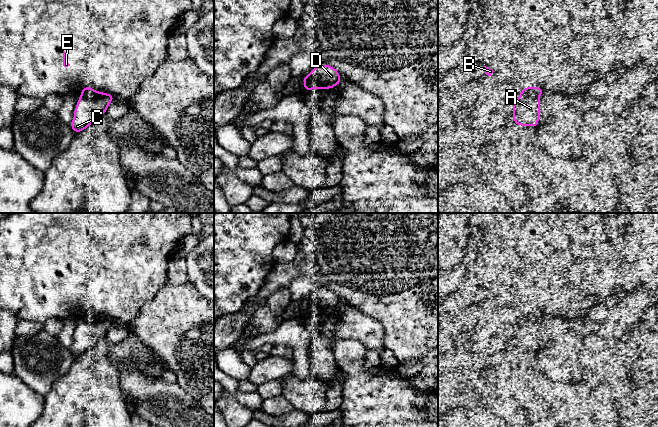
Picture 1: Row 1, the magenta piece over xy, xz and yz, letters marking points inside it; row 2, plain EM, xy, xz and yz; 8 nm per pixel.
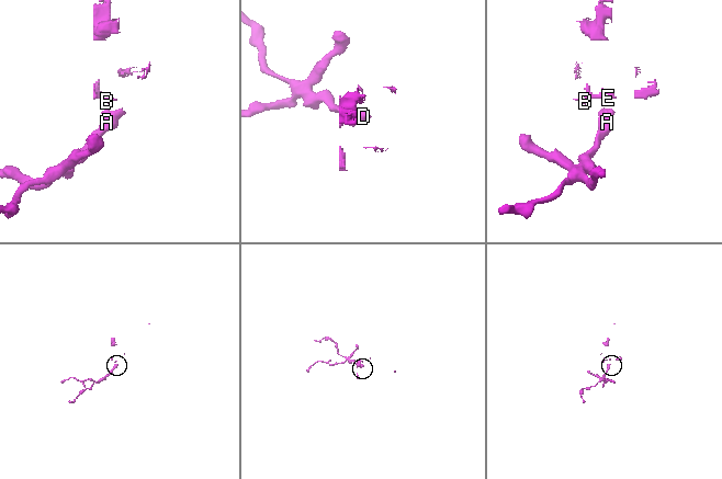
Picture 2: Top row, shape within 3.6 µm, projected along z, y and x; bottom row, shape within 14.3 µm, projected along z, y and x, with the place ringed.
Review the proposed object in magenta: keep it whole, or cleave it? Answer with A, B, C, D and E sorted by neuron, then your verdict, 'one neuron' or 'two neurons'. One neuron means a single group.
A C D / B E; two neurons

